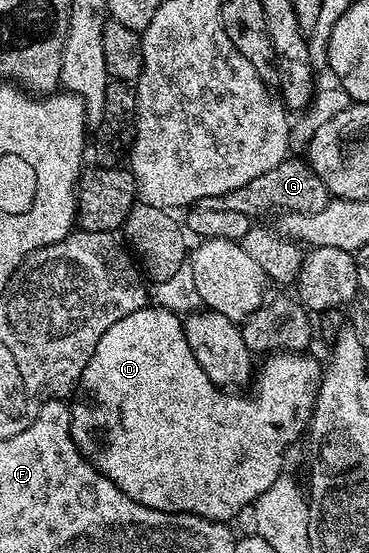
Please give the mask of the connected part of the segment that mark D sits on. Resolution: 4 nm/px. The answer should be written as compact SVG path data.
M149 305L122 317L122 321L114 321L106 333L102 333L102 341L94 349L86 369L82 373L78 390L75 392L76 400L71 400L72 409L72 439L76 442L77 449L85 455L102 474L114 481L126 497L146 505L150 509L159 511L185 511L187 515L197 515L206 519L212 519L216 523L228 523L235 520L236 515L242 509L253 506L260 494L266 493L278 480L280 474L285 470L284 454L288 451L288 446L299 437L304 431L306 424L312 418L312 406L316 403L316 389L322 374L322 363L316 359L311 359L311 354L300 353L295 356L296 363L272 363L269 367L259 368L255 376L256 396L247 399L244 393L229 393L227 390L216 387L210 377L198 365L190 345L186 341L186 333L181 316L175 311L169 311L164 307Z

